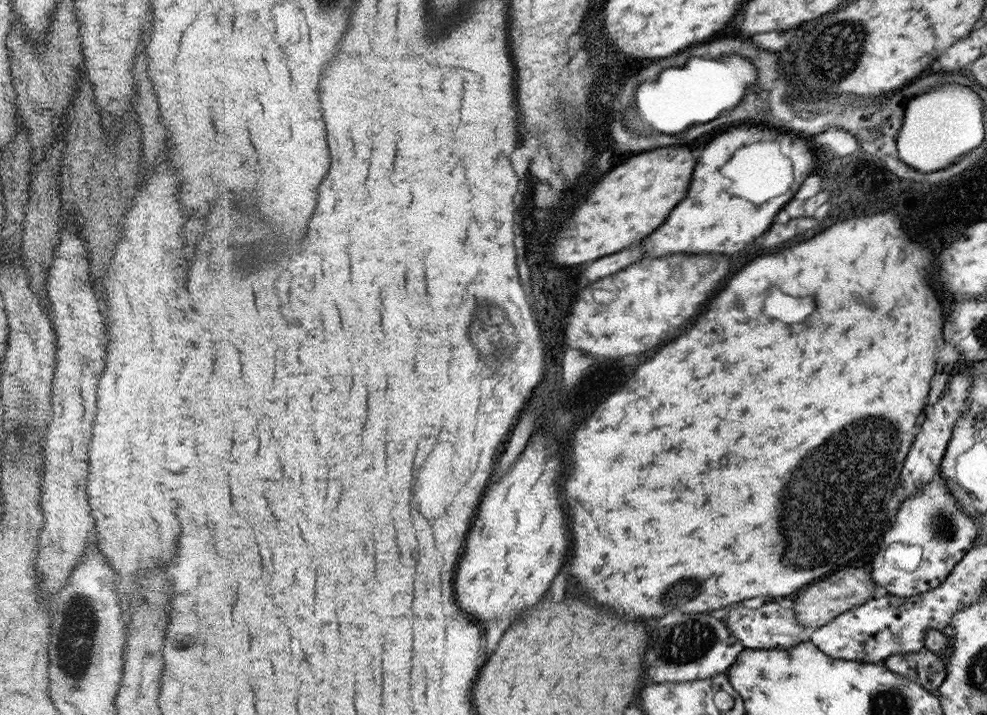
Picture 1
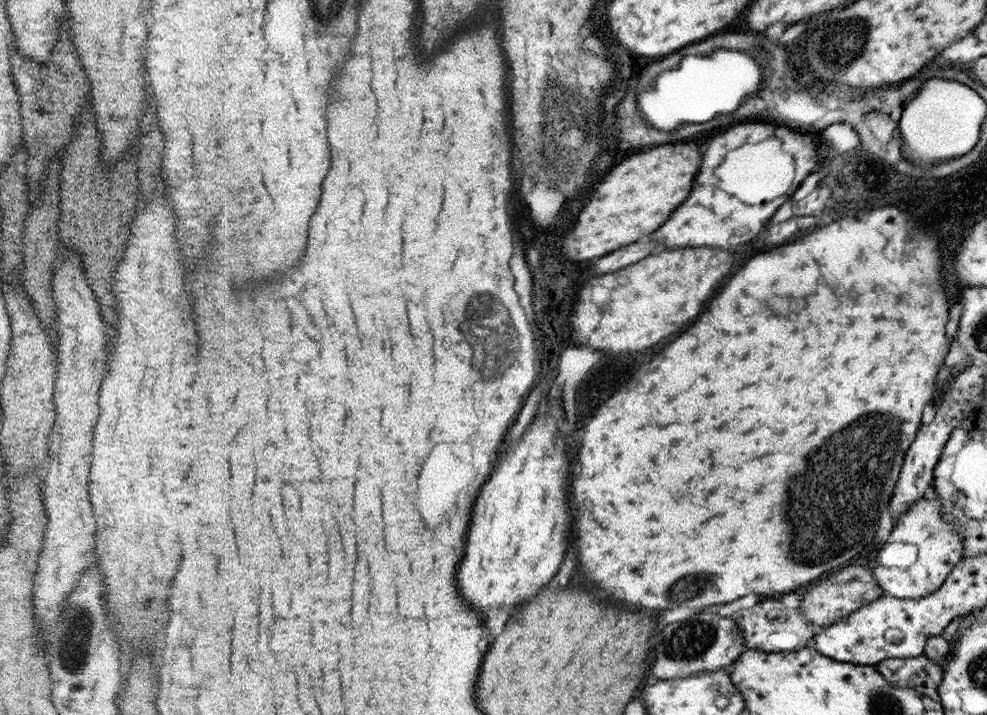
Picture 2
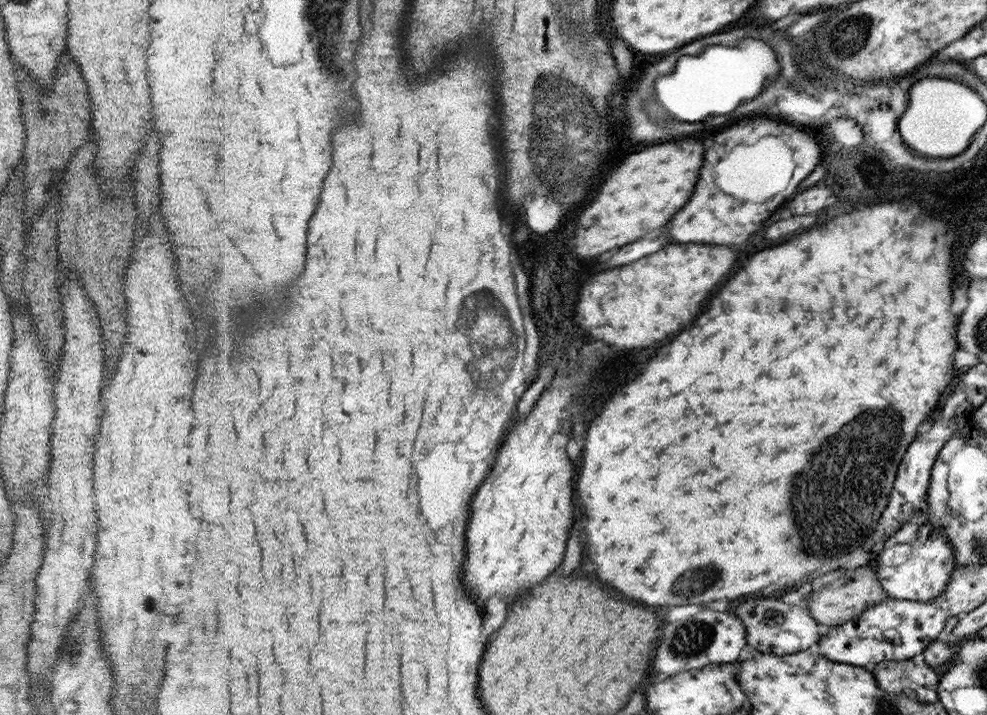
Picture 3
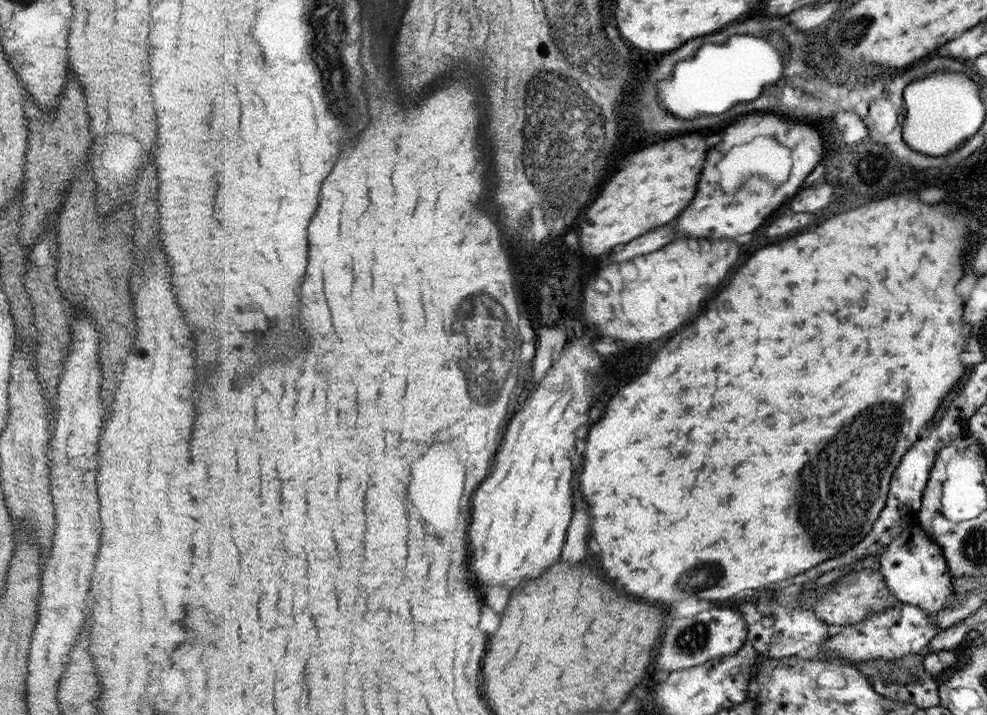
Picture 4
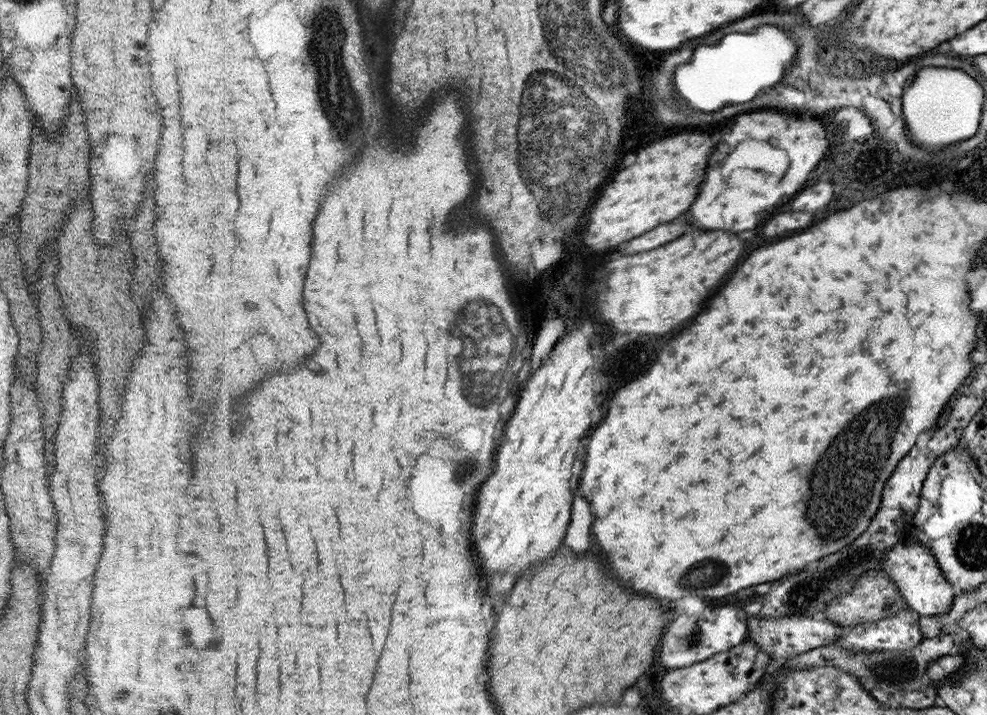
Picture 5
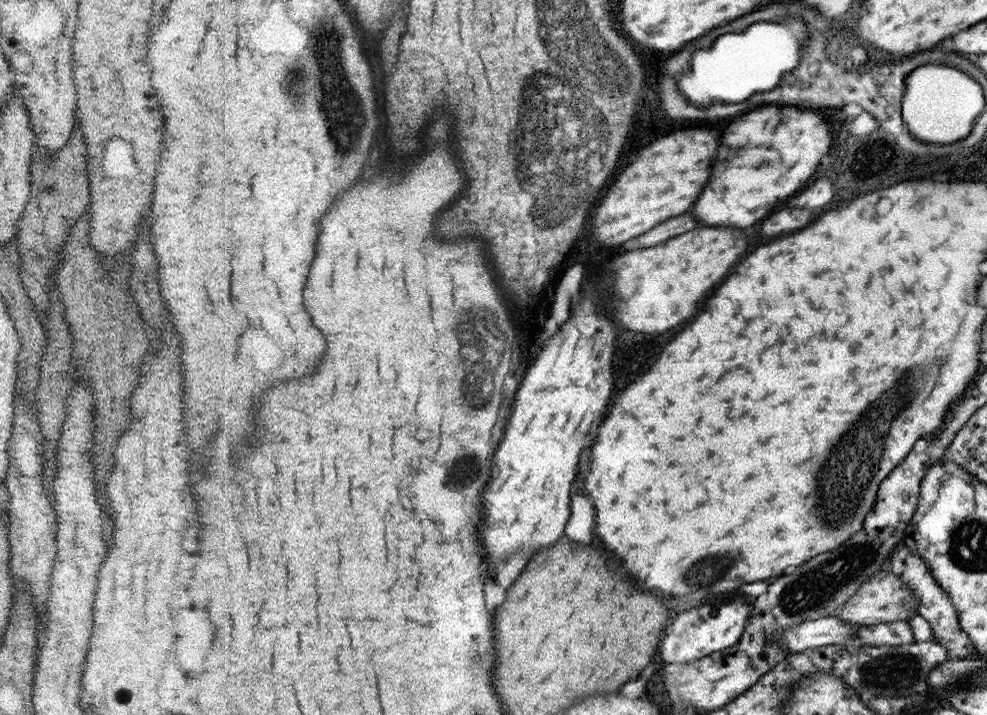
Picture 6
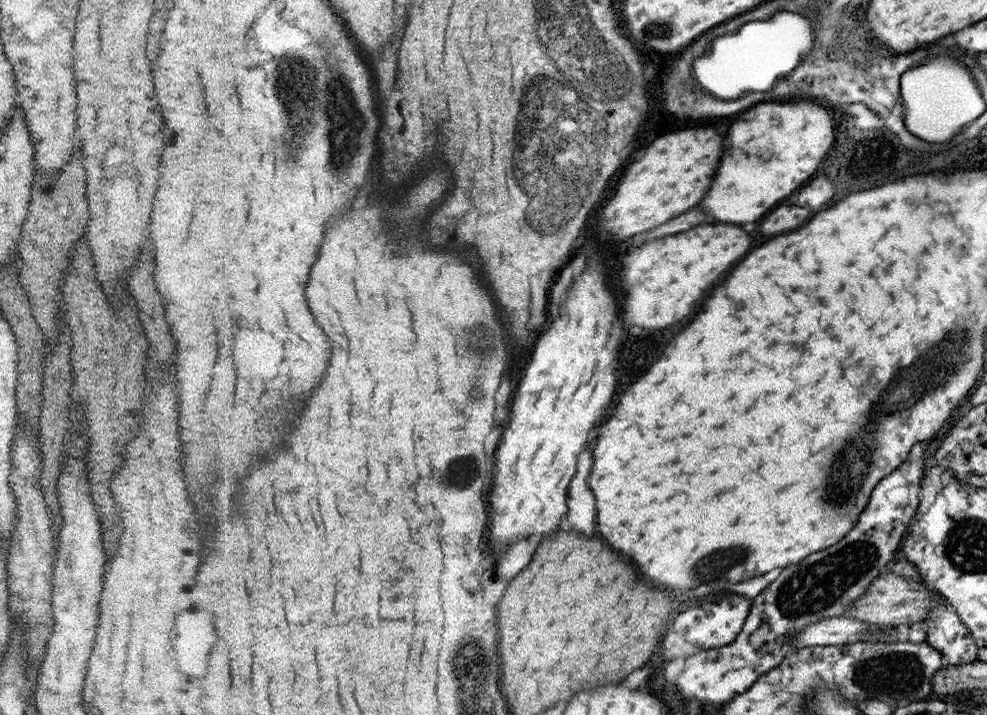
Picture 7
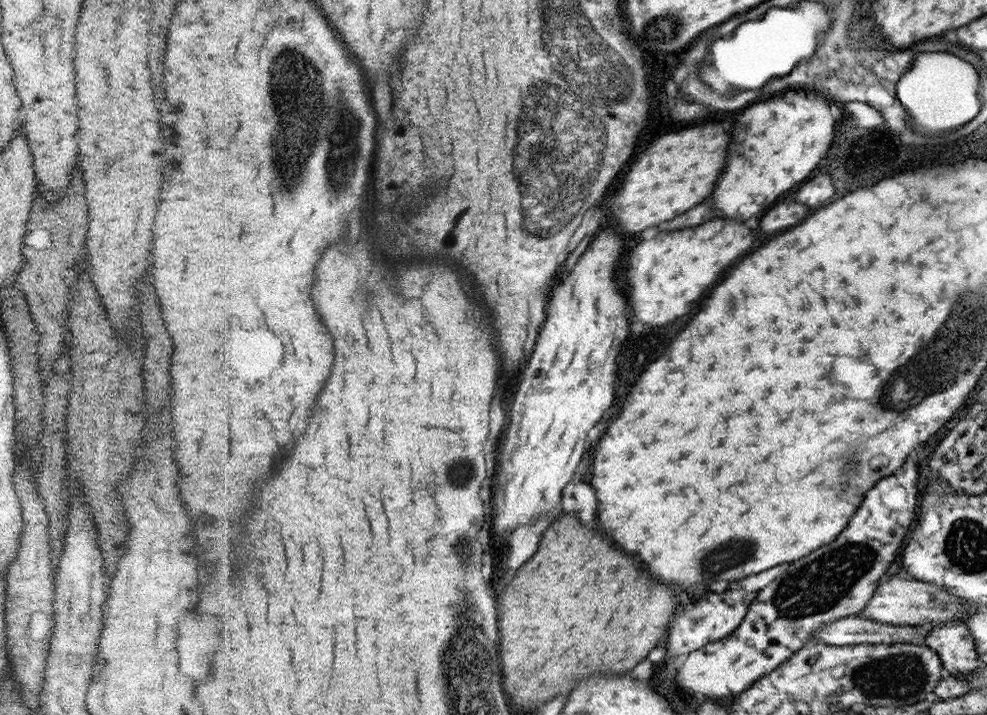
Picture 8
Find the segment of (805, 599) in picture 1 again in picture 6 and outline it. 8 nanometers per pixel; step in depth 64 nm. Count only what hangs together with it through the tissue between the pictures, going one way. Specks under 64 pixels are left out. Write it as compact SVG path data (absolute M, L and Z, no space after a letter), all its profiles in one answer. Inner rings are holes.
M884 568L868 577L868 581L862 585L859 591L835 612L835 617L844 622L872 625L911 619L917 612L918 602L914 600L912 591L908 590L898 576L892 574L888 568Z

